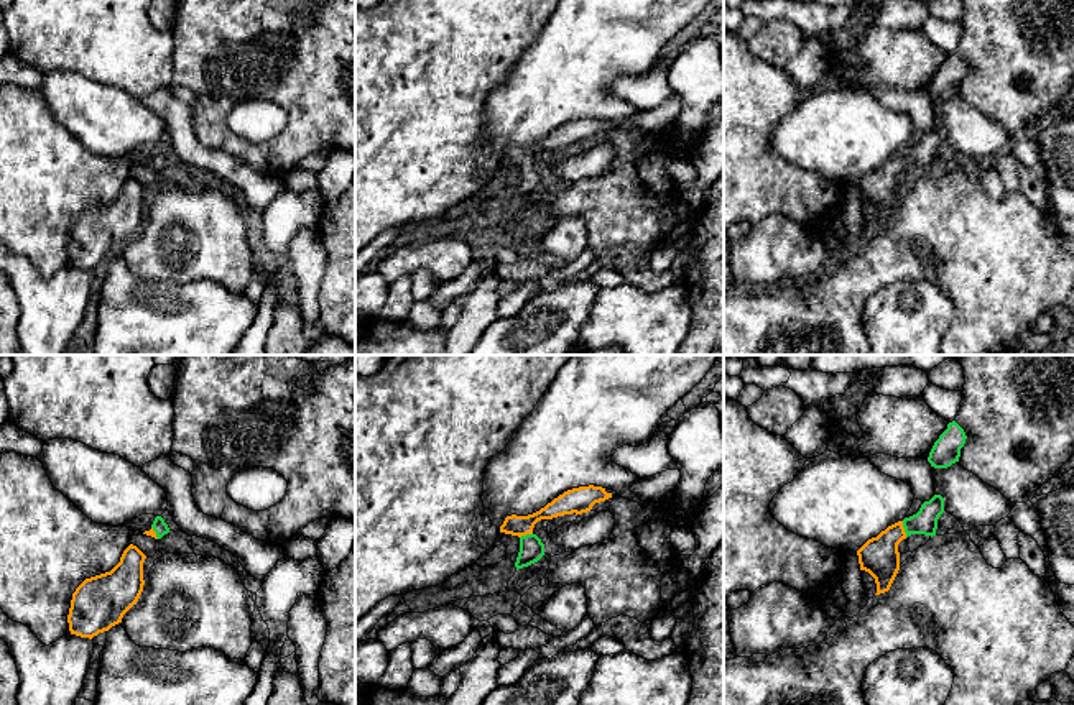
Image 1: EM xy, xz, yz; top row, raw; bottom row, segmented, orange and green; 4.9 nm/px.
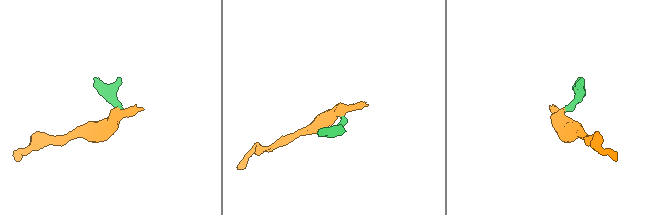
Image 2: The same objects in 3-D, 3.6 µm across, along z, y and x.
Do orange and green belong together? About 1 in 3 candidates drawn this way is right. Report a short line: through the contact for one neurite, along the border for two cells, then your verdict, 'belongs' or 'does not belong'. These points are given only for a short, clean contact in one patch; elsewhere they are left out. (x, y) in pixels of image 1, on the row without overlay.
line yz (879, 188), (903, 161), (925, 153); belongs

